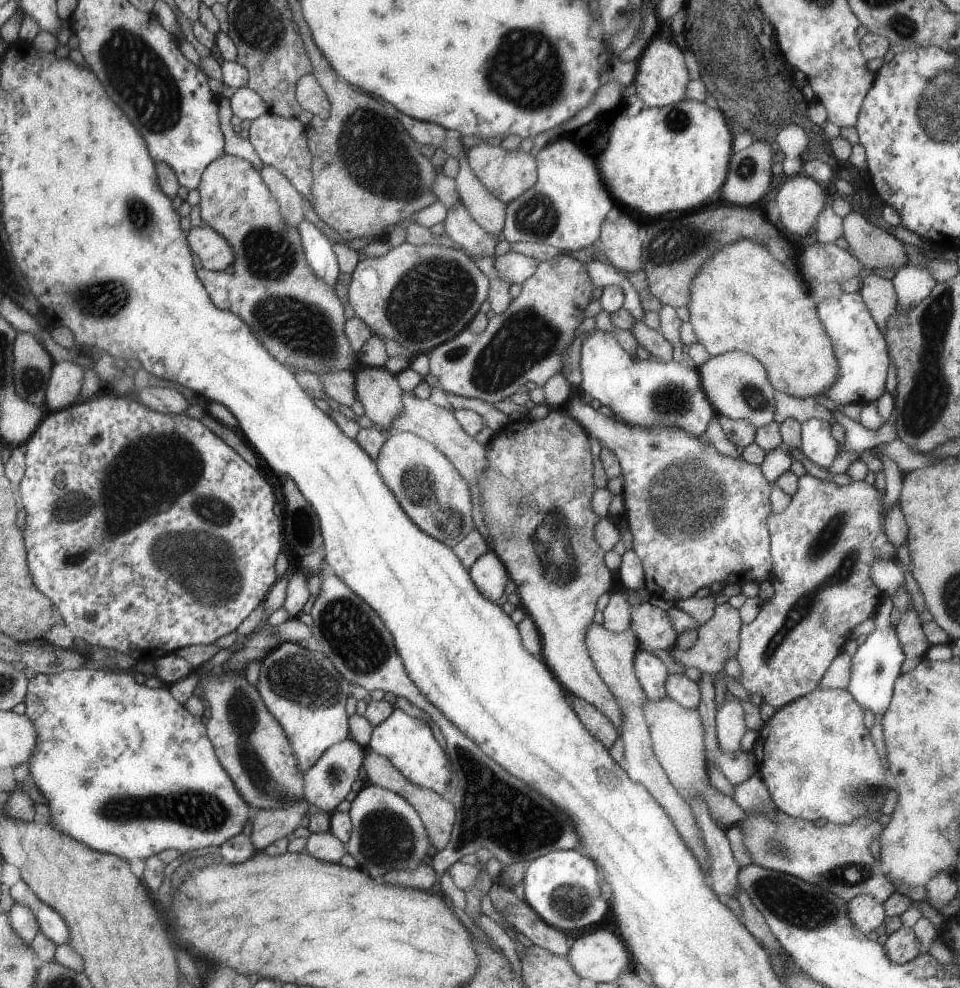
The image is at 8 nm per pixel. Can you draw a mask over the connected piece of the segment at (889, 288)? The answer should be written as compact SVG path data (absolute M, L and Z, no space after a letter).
M870 273L865 277L860 293L880 330L886 333L888 319L898 306L893 279Z

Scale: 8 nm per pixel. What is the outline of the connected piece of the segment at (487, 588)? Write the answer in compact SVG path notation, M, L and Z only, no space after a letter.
M492 548L476 559L476 562L469 568L469 573L478 590L492 602L498 602L504 594L506 582L510 580L507 567Z

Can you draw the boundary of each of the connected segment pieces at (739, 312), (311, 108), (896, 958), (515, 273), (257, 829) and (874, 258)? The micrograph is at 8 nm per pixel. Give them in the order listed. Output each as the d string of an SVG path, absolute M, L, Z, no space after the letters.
M752 239L731 242L710 257L699 268L691 282L691 301L688 303L689 323L693 326L697 342L711 356L730 351L753 354L767 369L774 387L798 398L826 395L839 377L839 361L834 346L819 314L814 300L806 294L794 274L782 264L782 260L764 245Z
M307 74L299 82L296 96L304 110L326 120L331 116L331 100L314 74Z
M902 926L893 932L888 936L884 946L888 958L897 965L912 961L922 953L919 938L915 935L915 930L910 927Z
M513 251L496 257L494 261L500 278L511 285L527 281L536 272L540 263L536 258Z
M306 800L281 809L257 809L253 811L251 841L256 851L284 837L291 838L294 830L302 824L302 818L310 812Z
M850 211L843 218L843 237L864 268L889 269L907 264L903 242L872 223L867 215Z

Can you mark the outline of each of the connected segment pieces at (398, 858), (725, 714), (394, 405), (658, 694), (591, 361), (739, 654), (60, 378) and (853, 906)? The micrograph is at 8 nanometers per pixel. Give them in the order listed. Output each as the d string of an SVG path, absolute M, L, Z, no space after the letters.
M370 784L362 788L351 802L353 832L346 843L346 850L358 863L358 867L373 879L390 870L418 869L429 854L431 839L422 816L395 791Z
M725 697L725 702L722 702L722 706L716 711L715 724L719 747L725 753L747 749L741 744L742 737L748 730L745 712L737 700L728 700Z
M359 365L354 371L355 391L365 408L365 415L375 426L392 432L392 421L403 414L403 390L398 385L397 375L381 367Z
M642 646L636 654L635 673L650 701L664 698L667 695L665 682L669 673L666 665L660 658L649 654L648 650Z
M598 328L593 329L591 335L583 340L580 364L583 376L580 384L582 392L600 400L602 405L609 406L614 411L614 418L634 426L677 426L682 427L687 433L704 436L706 424L712 418L714 408L703 389L698 368L690 370L674 360L667 363L652 359L640 360L624 350L619 340L610 331Z
M806 473L798 479L797 491L793 494L792 500L782 513L774 511L769 515L768 526L771 533L771 554L773 556L773 569L771 570L770 582L775 588L775 594L772 598L764 601L759 614L750 623L744 623L739 632L739 647L735 652L735 657L741 668L739 680L742 686L749 692L749 701L761 707L764 704L770 704L776 709L782 709L783 706L806 696L818 688L818 684L824 673L828 670L830 663L840 654L848 634L852 628L870 618L878 610L880 604L880 590L870 578L870 568L878 558L894 560L897 554L897 548L890 544L889 538L886 538L885 514L890 510L884 506L885 494L881 494L875 485L870 485L866 481L852 481L847 485L838 485L837 483L818 479L810 473Z
M76 361L56 362L51 377L47 392L47 409L59 411L72 406L82 394L86 370Z
M868 895L853 898L847 905L850 907L847 912L855 923L855 927L863 931L865 935L876 930L887 917L883 904Z

